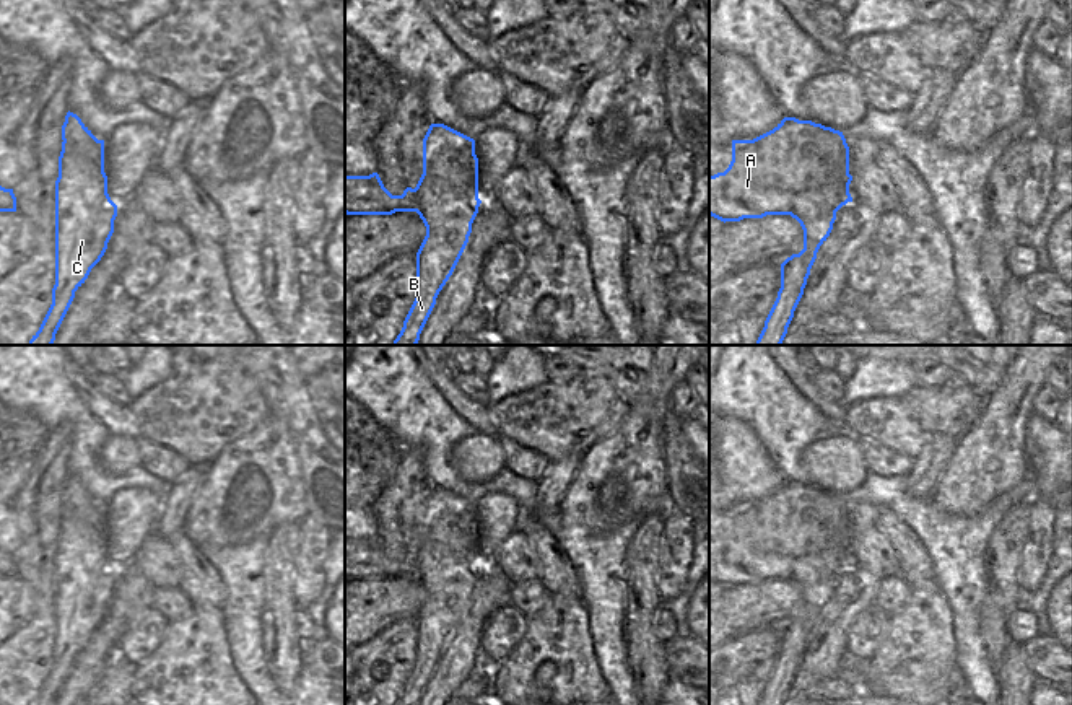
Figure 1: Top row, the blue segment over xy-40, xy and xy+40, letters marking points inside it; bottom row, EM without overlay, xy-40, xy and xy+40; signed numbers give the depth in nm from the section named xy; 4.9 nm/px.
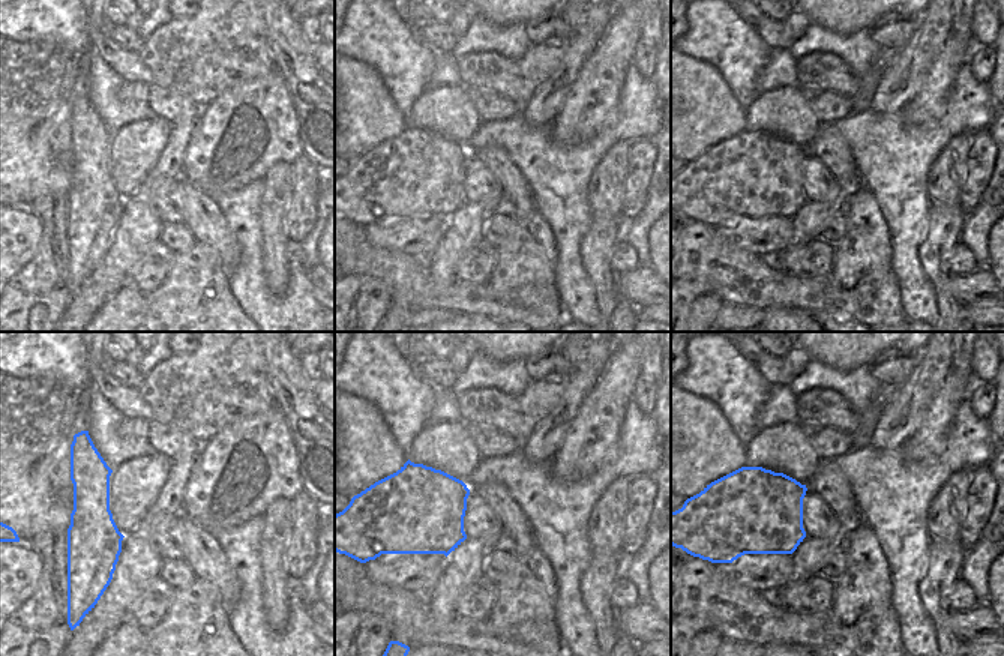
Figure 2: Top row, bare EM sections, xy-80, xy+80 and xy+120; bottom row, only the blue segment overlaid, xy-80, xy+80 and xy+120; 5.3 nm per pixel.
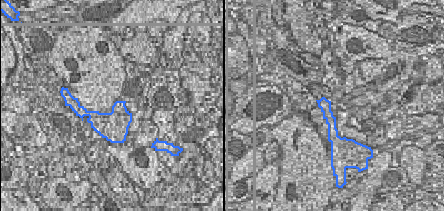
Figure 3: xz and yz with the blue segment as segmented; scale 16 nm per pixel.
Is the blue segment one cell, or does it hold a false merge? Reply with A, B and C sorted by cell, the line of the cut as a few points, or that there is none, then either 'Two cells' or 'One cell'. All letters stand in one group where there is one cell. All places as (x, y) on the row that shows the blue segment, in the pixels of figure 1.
Groups: A / B C. Split along xy (477, 196), (428, 173), (420, 188), (420, 209), (417, 212). Two cells

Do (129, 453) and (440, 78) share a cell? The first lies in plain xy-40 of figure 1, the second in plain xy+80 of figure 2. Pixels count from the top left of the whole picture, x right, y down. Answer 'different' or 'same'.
different

